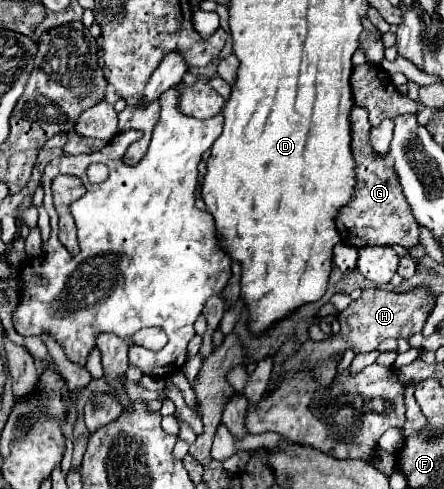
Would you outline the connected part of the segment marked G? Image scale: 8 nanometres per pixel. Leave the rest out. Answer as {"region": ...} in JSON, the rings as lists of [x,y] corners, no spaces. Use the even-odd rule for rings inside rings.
{"region":[[[354,106],[350,110],[350,126],[352,126],[352,156],[356,160],[356,186],[350,204],[340,208],[336,216],[336,228],[342,236],[342,242],[350,246],[386,246],[398,244],[404,248],[412,248],[418,244],[418,226],[412,216],[408,216],[408,204],[402,194],[398,176],[394,172],[394,162],[390,156],[384,160],[374,154],[368,144],[368,112],[366,108]]]}

